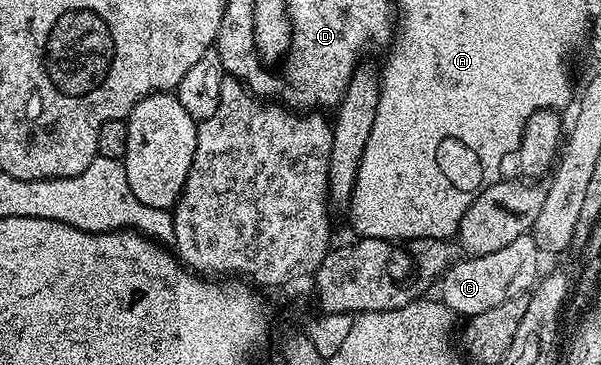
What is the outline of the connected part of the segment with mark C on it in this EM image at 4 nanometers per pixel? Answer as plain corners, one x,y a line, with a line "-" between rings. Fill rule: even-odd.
532,233
511,240
511,244
499,248
499,252
487,252
487,256
478,258
462,257
462,262
454,261
441,275
439,301
457,316
487,312
487,308
495,308
495,304
503,304
503,300
511,300
511,296
529,294
539,281
537,269
541,266
541,258
542,251
537,249

